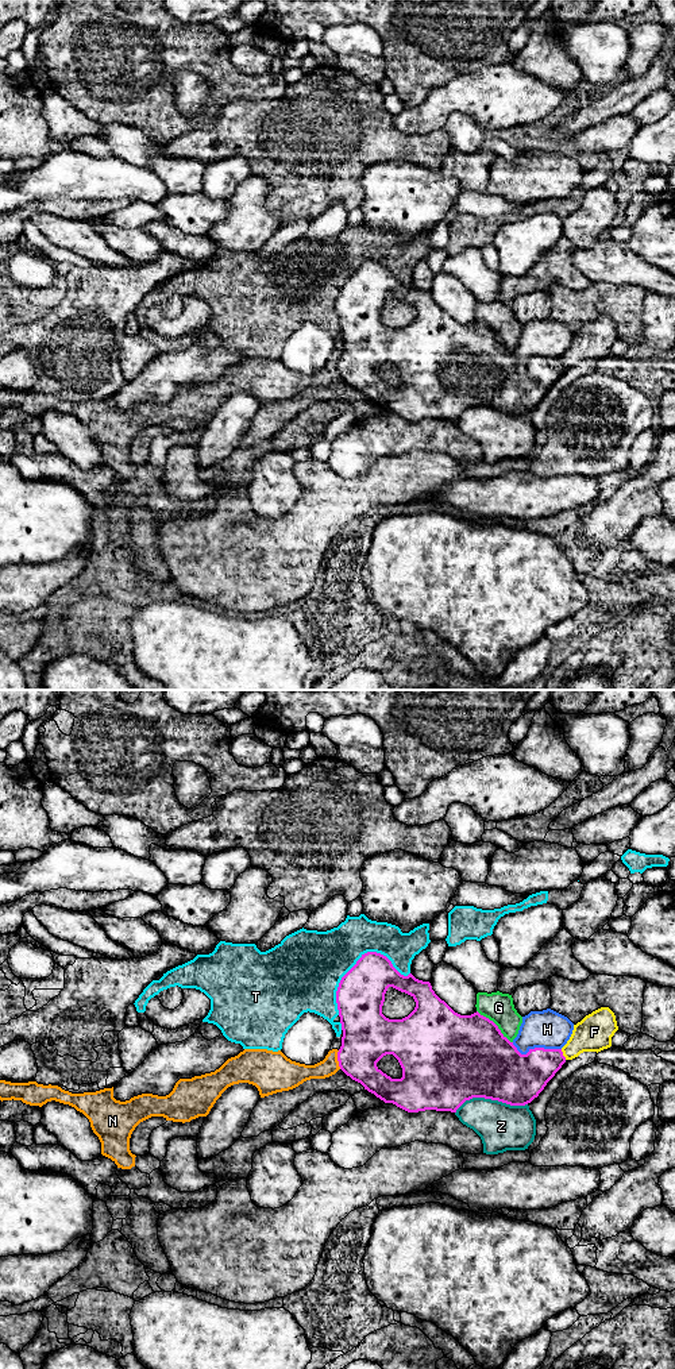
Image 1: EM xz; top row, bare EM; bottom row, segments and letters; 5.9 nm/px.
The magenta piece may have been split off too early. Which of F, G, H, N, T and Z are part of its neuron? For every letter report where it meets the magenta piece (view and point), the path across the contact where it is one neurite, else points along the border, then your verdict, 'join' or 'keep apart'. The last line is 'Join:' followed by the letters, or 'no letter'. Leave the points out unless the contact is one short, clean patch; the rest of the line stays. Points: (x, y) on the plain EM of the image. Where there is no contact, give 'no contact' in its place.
F: xz (562, 363) | keep apart
G: xz (496, 334) | keep apart
H: xz (536, 357) | keep apart
N: xz (338, 369) | along xz (338, 359), (338, 374), (340, 377) | keep apart
T: xz (357, 270) | keep apart
Z: xz (490, 407) | keep apart
Join: no letter

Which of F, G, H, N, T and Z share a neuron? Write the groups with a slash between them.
F / G / H / N / T / Z

